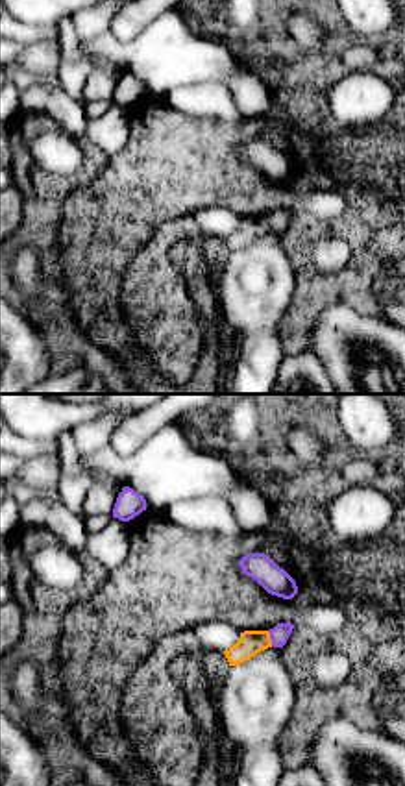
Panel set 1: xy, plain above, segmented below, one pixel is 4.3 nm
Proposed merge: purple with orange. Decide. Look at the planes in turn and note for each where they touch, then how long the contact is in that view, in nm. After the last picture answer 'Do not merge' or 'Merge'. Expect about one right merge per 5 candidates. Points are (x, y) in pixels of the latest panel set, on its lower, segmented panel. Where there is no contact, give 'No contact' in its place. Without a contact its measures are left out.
Touches purple at (270, 638). Shared border 70 nm

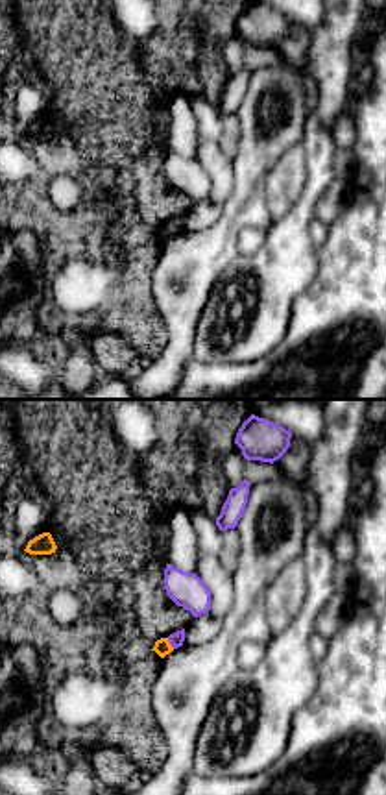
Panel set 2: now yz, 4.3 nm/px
Touches purple at (170, 644). Shared border 60 nm

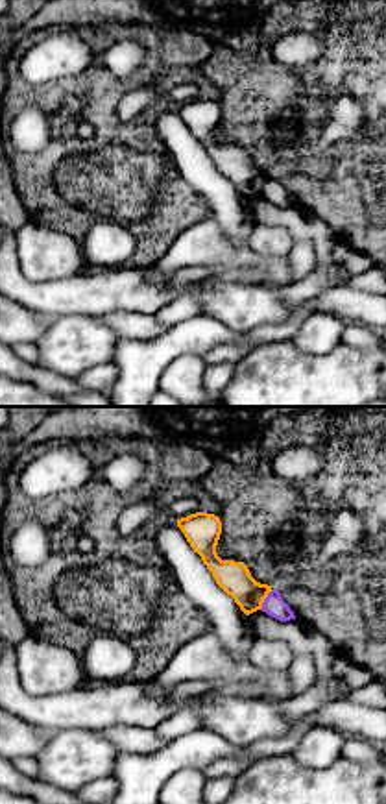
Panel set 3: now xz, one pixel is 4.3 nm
Touches purple at (265, 599). Shared border 110 nm

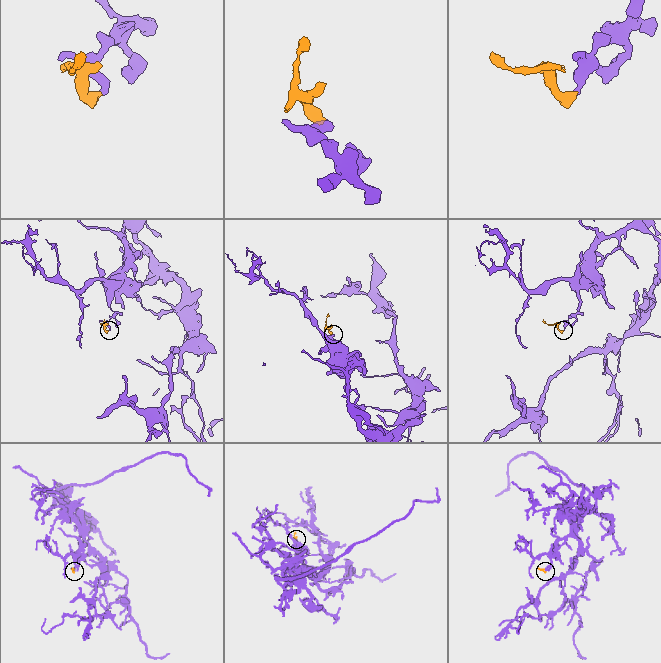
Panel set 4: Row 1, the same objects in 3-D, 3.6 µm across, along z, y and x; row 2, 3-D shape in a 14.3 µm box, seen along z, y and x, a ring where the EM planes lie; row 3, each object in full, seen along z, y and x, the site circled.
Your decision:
Do not merge

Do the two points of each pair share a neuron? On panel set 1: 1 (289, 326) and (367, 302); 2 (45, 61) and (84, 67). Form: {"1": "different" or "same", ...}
{"1": "same", "2": "different"}

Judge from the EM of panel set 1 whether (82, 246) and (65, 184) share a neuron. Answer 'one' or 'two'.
one

